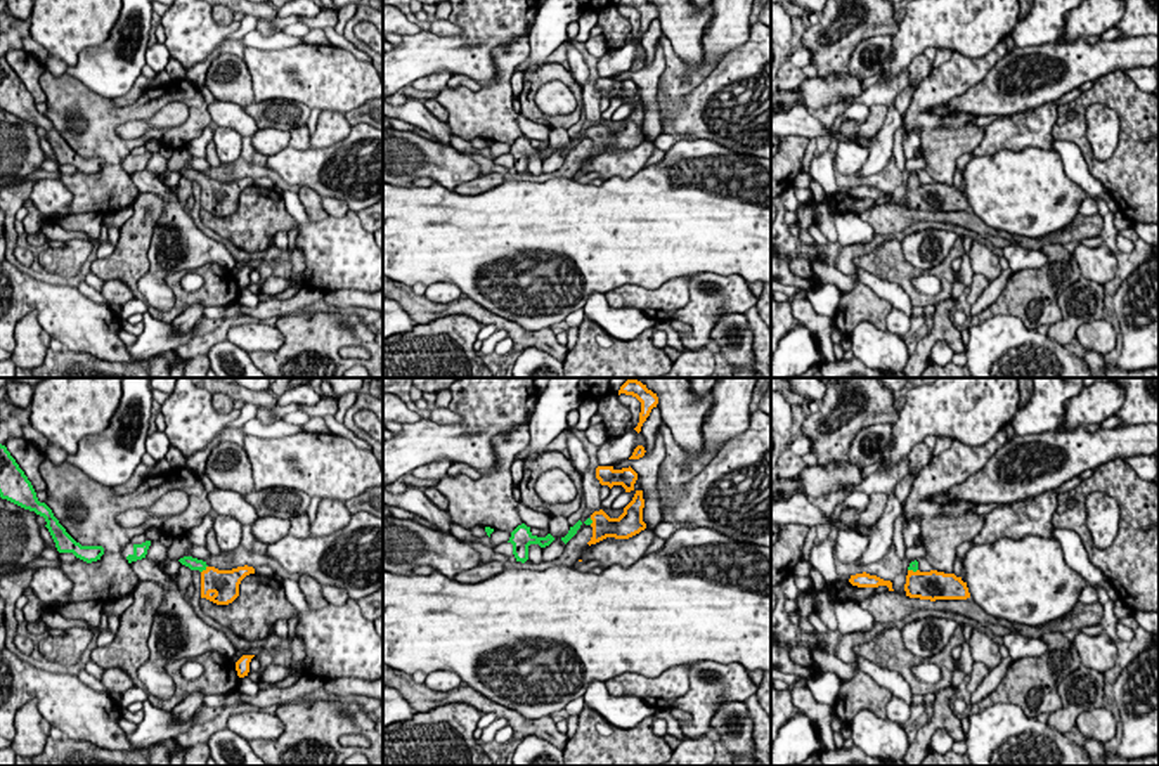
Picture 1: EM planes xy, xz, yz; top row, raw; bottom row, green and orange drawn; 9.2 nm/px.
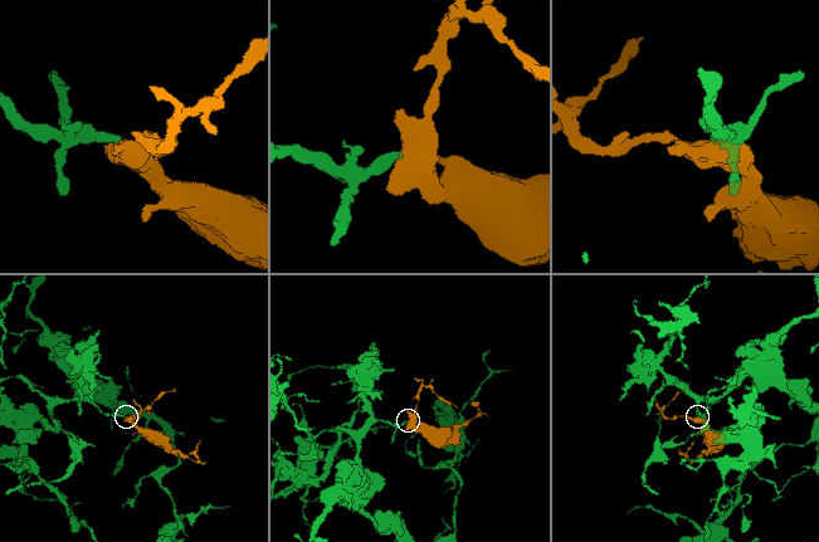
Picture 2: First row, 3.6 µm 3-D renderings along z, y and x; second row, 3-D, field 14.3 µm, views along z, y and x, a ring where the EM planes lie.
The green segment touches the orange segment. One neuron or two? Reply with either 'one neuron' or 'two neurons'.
one neuron

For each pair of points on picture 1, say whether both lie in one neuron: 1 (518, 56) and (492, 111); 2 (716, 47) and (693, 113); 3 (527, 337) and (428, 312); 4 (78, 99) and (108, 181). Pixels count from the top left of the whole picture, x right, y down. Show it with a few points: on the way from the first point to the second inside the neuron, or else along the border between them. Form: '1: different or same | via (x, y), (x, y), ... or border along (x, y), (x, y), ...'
1: same | via (505, 70), (498, 97)
2: different | border along (749, 40), (735, 47), (716, 66)
3: same | via (503, 323), (472, 309), (453, 309)
4: same | via (87, 120), (89, 127), (111, 149), (111, 160)

